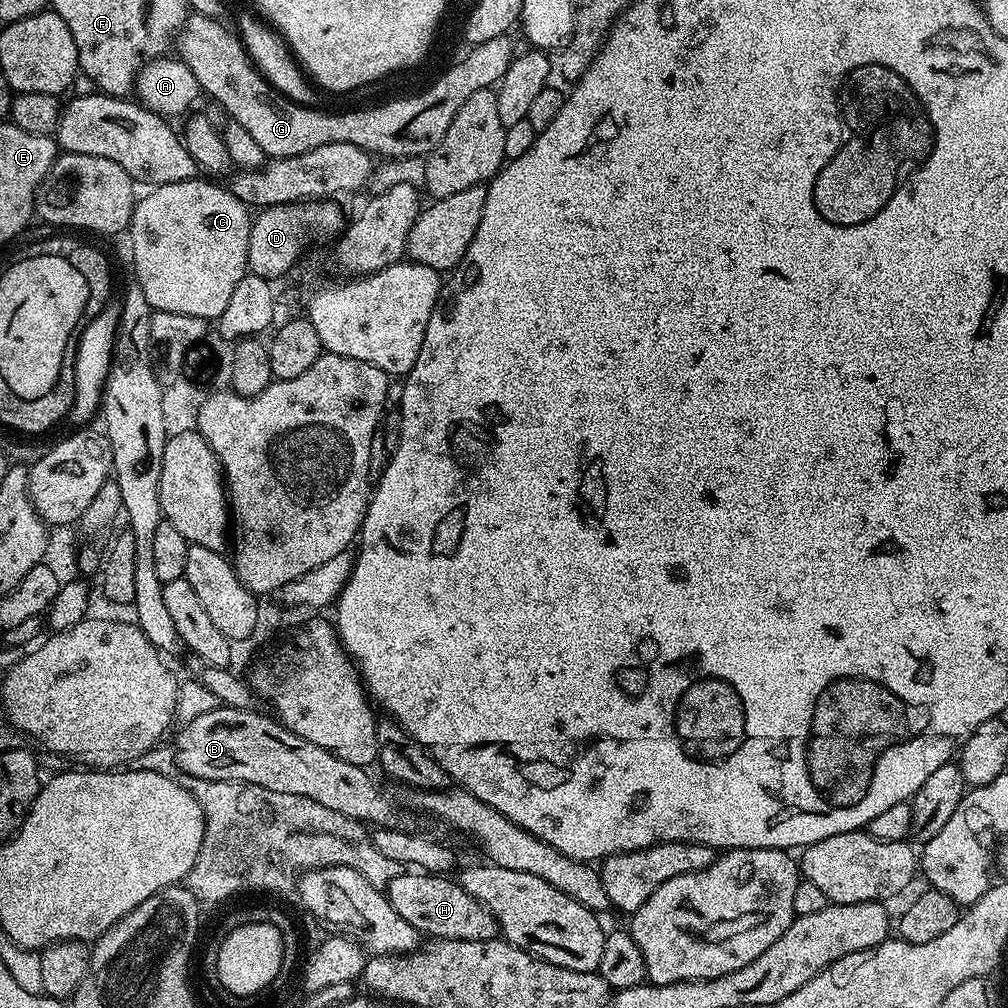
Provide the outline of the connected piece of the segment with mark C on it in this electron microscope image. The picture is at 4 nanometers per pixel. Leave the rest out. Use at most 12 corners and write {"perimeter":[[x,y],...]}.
{"perimeter":[[197,178],[132,211],[156,312],[219,321],[249,271],[249,205]]}

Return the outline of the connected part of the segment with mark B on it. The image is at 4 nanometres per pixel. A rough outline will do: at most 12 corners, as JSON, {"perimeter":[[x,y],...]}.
{"perimeter":[[258,711],[187,721],[177,769],[417,831],[367,767]]}

